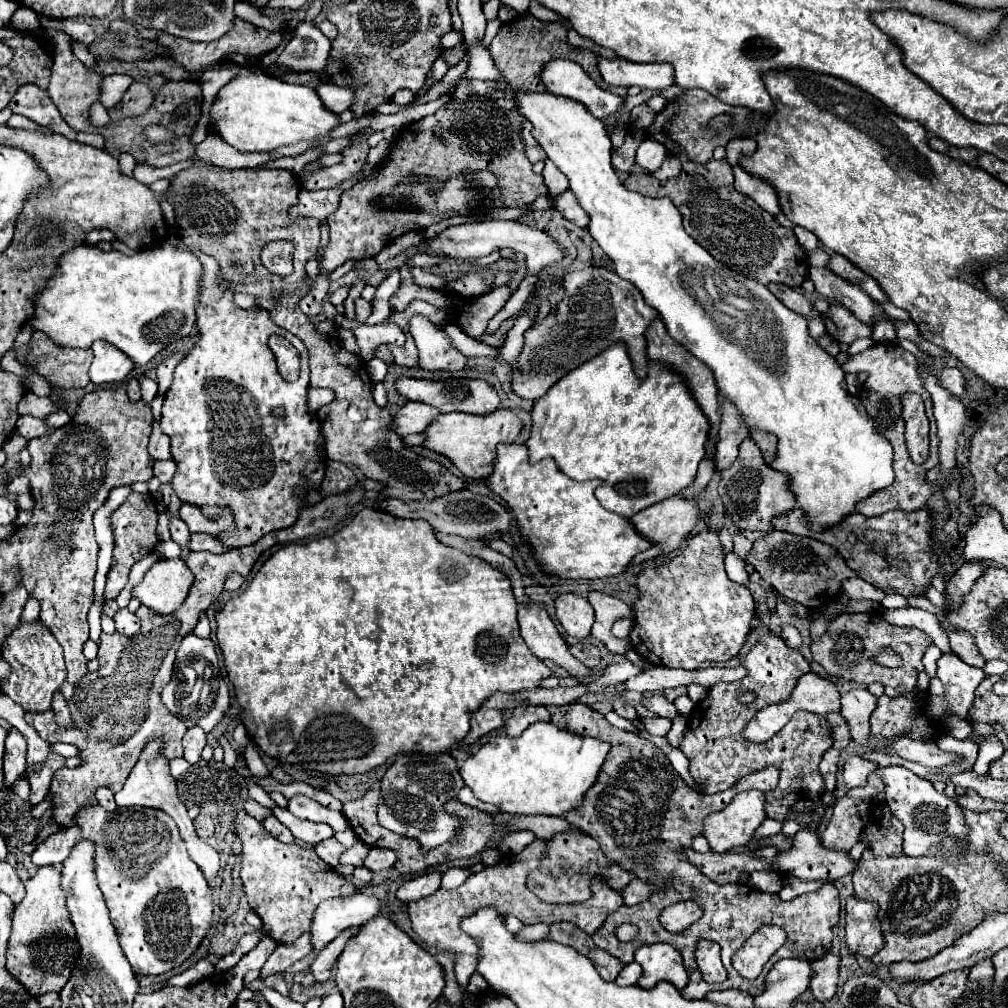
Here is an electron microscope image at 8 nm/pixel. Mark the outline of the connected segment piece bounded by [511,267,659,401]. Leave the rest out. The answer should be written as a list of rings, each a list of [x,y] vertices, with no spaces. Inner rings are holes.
[[[585,267],[567,273],[563,277],[563,289],[565,295],[557,303],[555,313],[549,313],[525,331],[525,345],[517,357],[517,369],[511,371],[513,393],[521,399],[537,401],[565,373],[577,369],[617,341],[625,343],[635,375],[645,379],[649,371],[645,329],[659,313],[643,301],[641,291],[605,267]]]

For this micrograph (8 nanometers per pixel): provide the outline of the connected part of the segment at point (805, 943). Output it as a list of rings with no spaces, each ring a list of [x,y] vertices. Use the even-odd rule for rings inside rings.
[[[583,703],[571,705],[565,717],[567,717],[569,731],[577,735],[591,735],[599,741],[611,743],[611,751],[603,763],[597,783],[591,787],[591,791],[583,799],[581,809],[575,809],[565,815],[567,823],[575,825],[575,829],[583,833],[589,833],[601,845],[601,851],[605,853],[609,861],[621,865],[625,871],[633,873],[641,881],[647,881],[649,885],[657,887],[657,891],[647,901],[634,906],[622,905],[611,914],[611,917],[607,917],[603,927],[599,927],[597,933],[593,935],[593,941],[597,947],[605,949],[609,955],[617,957],[621,963],[627,965],[633,961],[633,953],[641,945],[651,945],[661,941],[673,945],[681,953],[683,965],[689,973],[689,983],[685,985],[685,989],[681,989],[681,995],[691,1001],[705,999],[707,993],[723,991],[723,989],[739,989],[739,991],[751,993],[753,997],[763,993],[765,971],[755,981],[747,981],[739,977],[739,973],[735,973],[735,969],[731,967],[731,955],[763,925],[779,925],[789,933],[789,939],[785,947],[781,949],[783,953],[779,951],[777,955],[773,955],[767,965],[775,965],[779,959],[783,959],[779,955],[815,961],[831,951],[833,927],[839,921],[839,891],[835,889],[835,885],[825,883],[815,893],[805,893],[791,901],[783,901],[777,895],[759,893],[757,889],[751,889],[745,883],[715,885],[699,869],[695,869],[695,865],[691,865],[687,857],[683,855],[691,847],[691,839],[695,835],[701,835],[703,817],[725,809],[725,805],[731,803],[737,791],[739,793],[749,789],[757,789],[763,793],[773,791],[779,783],[779,767],[769,765],[761,771],[755,771],[743,777],[743,781],[739,781],[735,787],[723,793],[703,795],[689,789],[687,783],[679,777],[679,773],[671,767],[667,757],[651,741],[643,739],[641,735],[615,729],[613,725],[609,725],[609,721],[601,713],[593,711],[591,707]],[[679,901],[695,901],[705,915],[681,935],[673,935],[661,927],[657,917],[667,905],[673,905]],[[623,923],[631,923],[639,927],[637,939],[629,943],[617,941],[615,927]],[[699,939],[713,939],[721,945],[723,965],[729,973],[725,983],[711,985],[703,981],[695,963],[695,949]]]

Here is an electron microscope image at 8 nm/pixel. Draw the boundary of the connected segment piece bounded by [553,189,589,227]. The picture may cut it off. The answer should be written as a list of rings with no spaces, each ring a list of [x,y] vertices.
[[[569,189],[565,193],[561,193],[559,197],[555,197],[553,205],[571,223],[575,223],[579,227],[587,227],[589,225],[589,215],[583,211],[583,207],[579,205],[579,201],[573,197],[573,193]]]

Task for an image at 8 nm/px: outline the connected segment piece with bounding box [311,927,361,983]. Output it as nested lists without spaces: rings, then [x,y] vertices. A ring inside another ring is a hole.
[[[351,927],[351,929],[343,931],[343,935],[339,935],[335,941],[331,941],[331,943],[317,955],[317,959],[315,959],[313,965],[311,965],[311,973],[315,975],[315,981],[325,983],[325,981],[331,977],[331,969],[337,965],[337,959],[339,959],[339,955],[341,955],[347,939],[353,937],[355,933],[359,933],[359,929],[361,929],[361,927]]]

